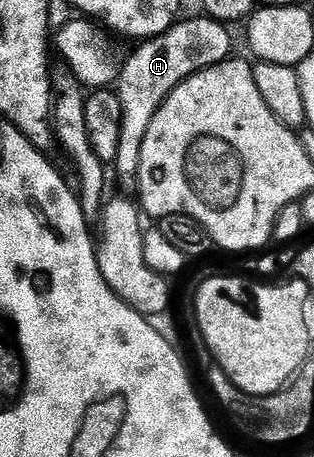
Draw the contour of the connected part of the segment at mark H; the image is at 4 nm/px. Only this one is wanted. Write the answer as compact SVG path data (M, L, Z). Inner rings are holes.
M211 17L189 18L178 20L167 32L158 38L151 38L140 43L141 46L120 67L119 93L125 115L121 121L121 143L117 149L116 169L136 171L141 159L143 136L151 128L155 112L167 100L167 96L183 80L192 74L224 62L234 53L233 34L228 25L216 22Z

